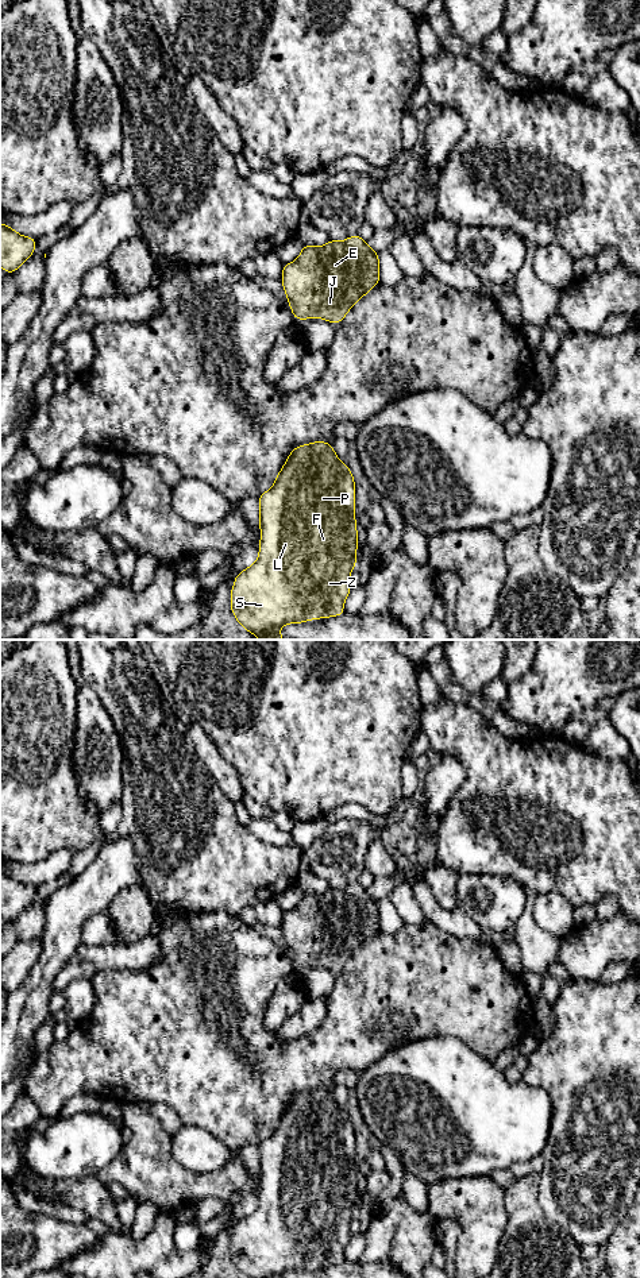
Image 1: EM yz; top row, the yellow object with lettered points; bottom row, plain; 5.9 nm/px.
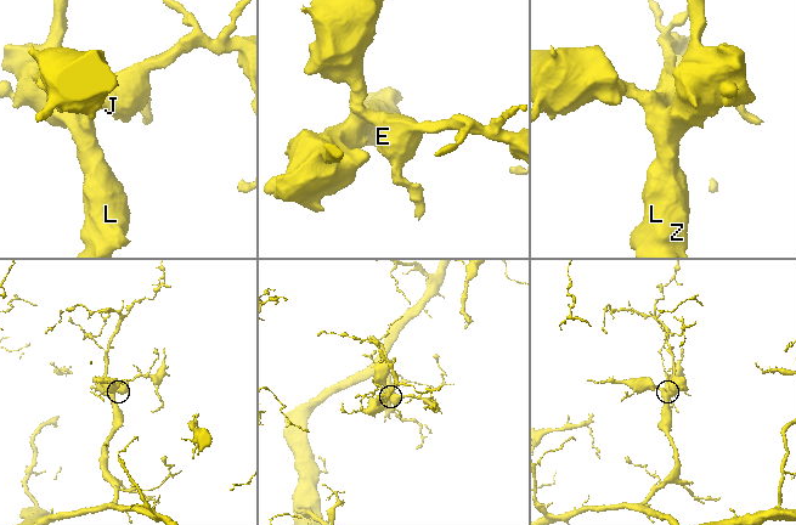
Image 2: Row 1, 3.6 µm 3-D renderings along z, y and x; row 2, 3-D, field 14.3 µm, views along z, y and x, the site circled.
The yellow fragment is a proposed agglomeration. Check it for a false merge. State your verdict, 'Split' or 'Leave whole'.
Leave whole

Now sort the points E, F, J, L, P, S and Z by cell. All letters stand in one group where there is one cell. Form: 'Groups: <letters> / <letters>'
Groups: E F J L P S Z

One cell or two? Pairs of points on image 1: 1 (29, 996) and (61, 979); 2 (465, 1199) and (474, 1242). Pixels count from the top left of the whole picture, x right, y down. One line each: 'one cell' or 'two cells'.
1: two cells
2: one cell

